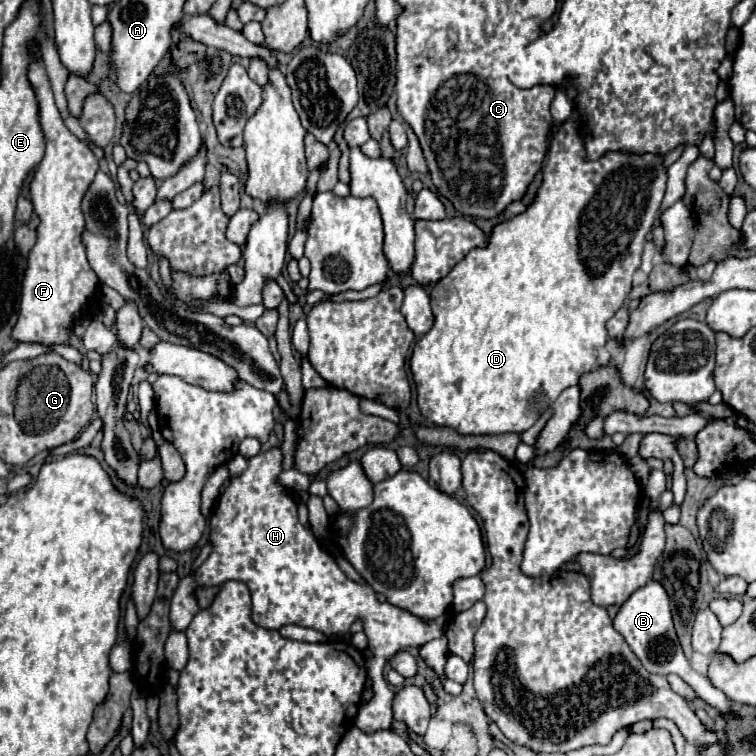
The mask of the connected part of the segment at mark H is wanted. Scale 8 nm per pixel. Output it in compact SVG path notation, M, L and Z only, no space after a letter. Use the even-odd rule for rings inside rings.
M272 448L268 452L260 452L258 456L250 458L248 468L240 476L230 478L230 486L222 492L218 506L216 506L214 514L210 516L210 542L214 548L212 548L210 556L206 558L206 562L194 574L188 574L180 580L180 584L172 596L172 604L170 604L172 628L186 630L188 624L192 622L194 614L200 612L198 604L194 602L196 588L218 586L218 584L224 584L226 580L242 580L250 588L252 620L268 630L278 630L286 624L298 624L298 626L306 626L306 628L314 628L318 632L324 632L324 636L328 636L328 638L348 636L352 622L356 618L362 618L364 632L368 636L368 646L372 650L372 658L368 660L368 676L374 680L374 684L372 684L374 696L360 708L358 718L356 718L356 726L362 732L392 730L392 720L394 720L392 696L394 696L394 692L390 690L390 686L382 678L382 670L386 666L386 660L404 648L422 646L434 638L440 638L446 632L450 618L448 618L448 614L442 614L436 620L426 622L426 620L410 614L408 610L394 606L394 604L378 602L376 592L368 584L356 584L354 580L350 580L340 570L336 560L326 550L322 550L322 546L318 544L312 530L300 524L296 500L292 498L292 494L284 486L280 486L276 482L280 472L282 472L282 454L280 454L280 448Z

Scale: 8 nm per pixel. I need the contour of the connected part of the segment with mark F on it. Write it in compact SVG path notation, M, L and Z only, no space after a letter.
M40 60L30 66L28 78L36 88L40 104L40 124L46 136L46 154L30 182L30 196L40 224L36 230L36 246L28 254L28 268L22 280L20 316L16 328L12 330L12 340L24 344L64 344L74 334L74 316L88 310L90 300L100 284L96 272L92 272L88 264L84 242L80 240L80 232L84 232L82 198L98 172L98 162L92 150L64 126L64 120L54 104L44 64Z

